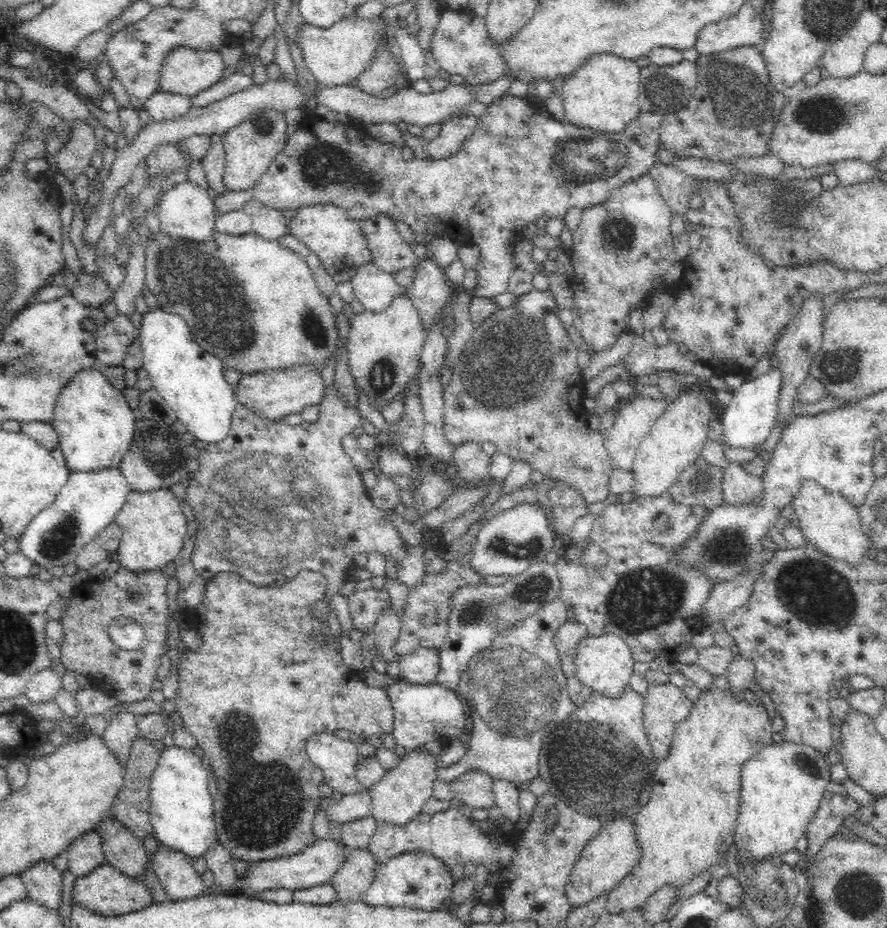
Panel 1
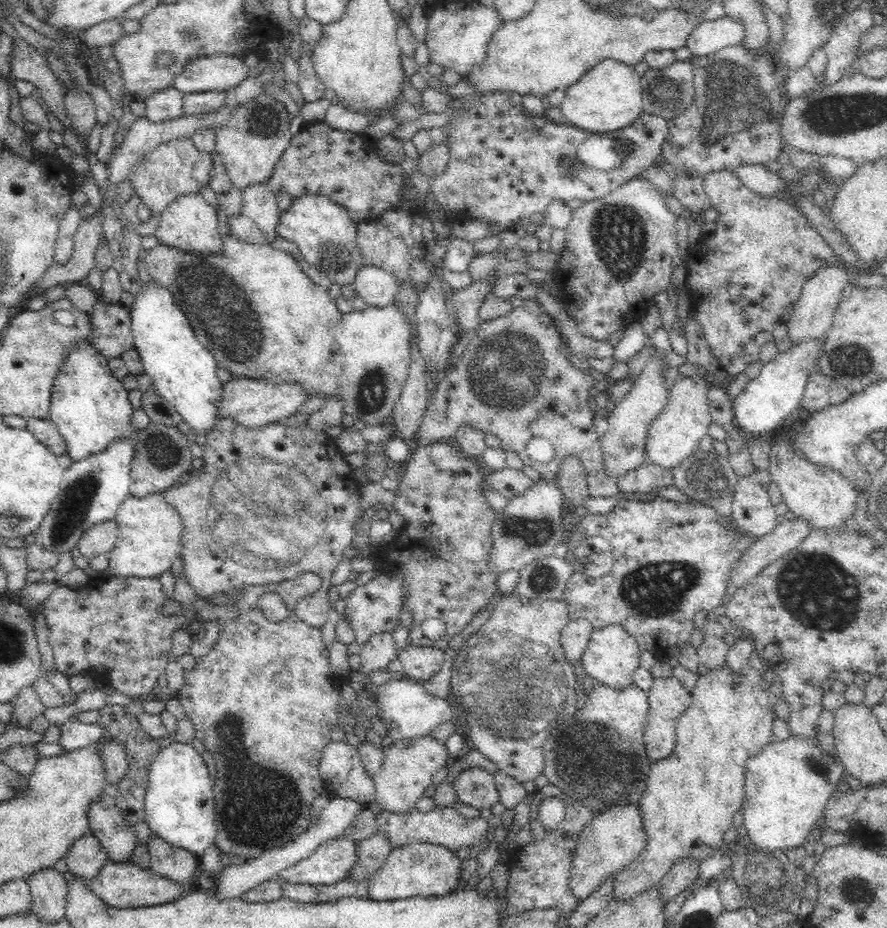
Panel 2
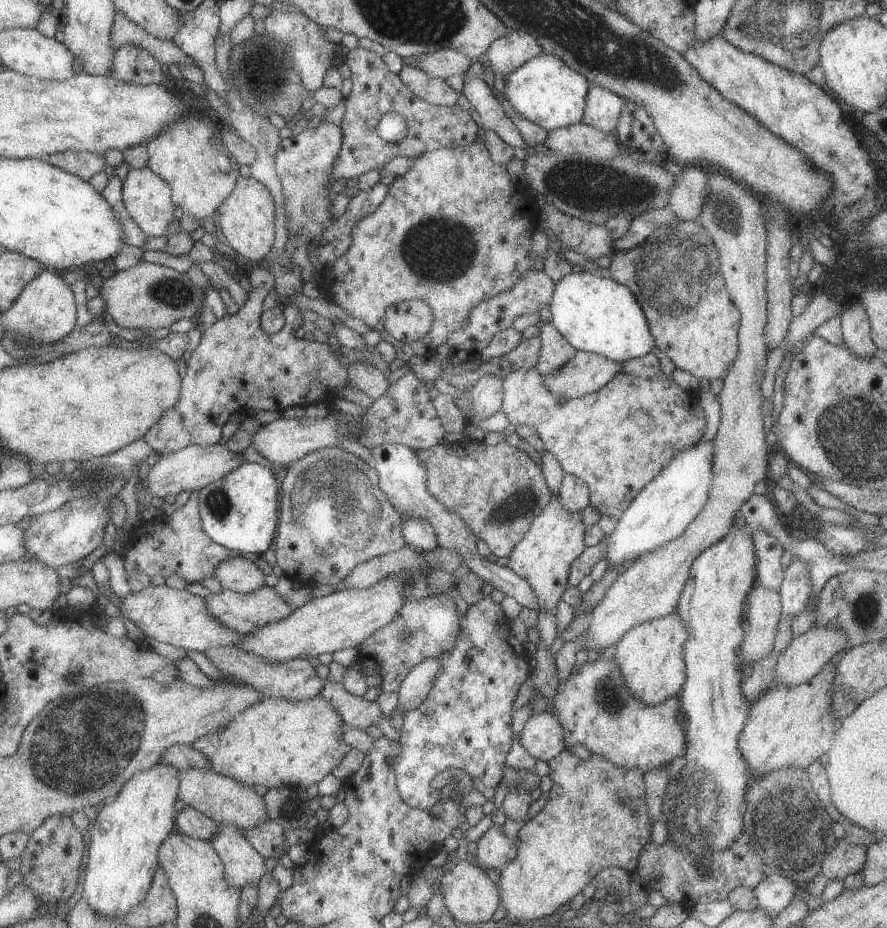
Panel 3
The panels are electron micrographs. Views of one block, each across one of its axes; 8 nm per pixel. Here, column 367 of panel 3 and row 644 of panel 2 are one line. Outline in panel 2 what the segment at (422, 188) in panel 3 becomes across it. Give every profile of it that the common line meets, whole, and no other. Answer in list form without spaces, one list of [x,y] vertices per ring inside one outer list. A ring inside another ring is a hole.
[[[304,572],[298,574],[298,576],[295,576],[292,580],[268,583],[265,585],[246,586],[243,594],[238,597],[231,597],[230,599],[224,597],[224,595],[213,597],[209,602],[215,606],[233,608],[237,613],[236,620],[216,623],[216,625],[222,629],[222,632],[220,632],[220,638],[218,638],[218,642],[216,642],[216,646],[214,646],[208,654],[196,658],[196,665],[192,670],[184,670],[184,684],[179,689],[176,698],[183,706],[185,712],[184,718],[190,718],[191,723],[195,728],[195,738],[204,744],[208,752],[213,754],[214,758],[216,758],[216,766],[218,766],[218,778],[216,778],[216,784],[214,784],[213,788],[215,800],[215,823],[217,826],[215,846],[221,850],[221,852],[230,854],[237,860],[244,858],[251,859],[260,856],[265,850],[284,846],[293,838],[296,838],[296,836],[298,836],[298,834],[300,834],[305,828],[309,827],[309,824],[311,823],[310,807],[312,801],[316,797],[321,796],[320,794],[322,794],[322,790],[325,789],[325,786],[322,783],[322,777],[319,773],[319,764],[322,752],[325,751],[327,745],[331,742],[330,730],[338,725],[351,730],[356,725],[357,716],[365,716],[368,720],[370,720],[372,716],[380,716],[379,708],[377,707],[377,698],[375,698],[375,694],[372,692],[373,690],[371,687],[364,687],[360,694],[356,694],[356,700],[348,710],[343,710],[339,707],[338,704],[340,699],[338,692],[340,691],[340,685],[344,681],[347,681],[348,678],[343,678],[332,671],[332,668],[328,663],[328,649],[326,649],[326,645],[324,645],[322,637],[320,637],[320,628],[311,627],[297,618],[296,606],[298,602],[300,602],[304,596],[314,594],[314,591],[317,591],[321,586],[322,579],[317,574]],[[267,593],[276,593],[284,600],[287,609],[287,615],[284,621],[279,623],[268,621],[259,609],[261,597]],[[250,764],[252,764],[252,766],[258,766],[258,768],[272,768],[272,770],[250,770]]]

